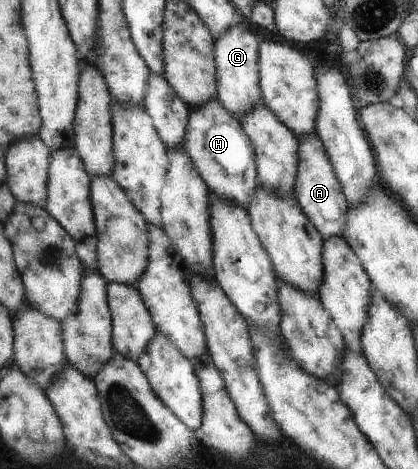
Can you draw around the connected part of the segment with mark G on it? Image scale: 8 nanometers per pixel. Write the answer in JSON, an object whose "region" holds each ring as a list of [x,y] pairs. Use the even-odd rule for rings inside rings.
{"region":[[[244,21],[237,28],[230,28],[225,35],[218,36],[217,80],[219,81],[219,102],[234,116],[244,116],[258,104],[261,87],[258,87],[258,39],[246,27]]]}

